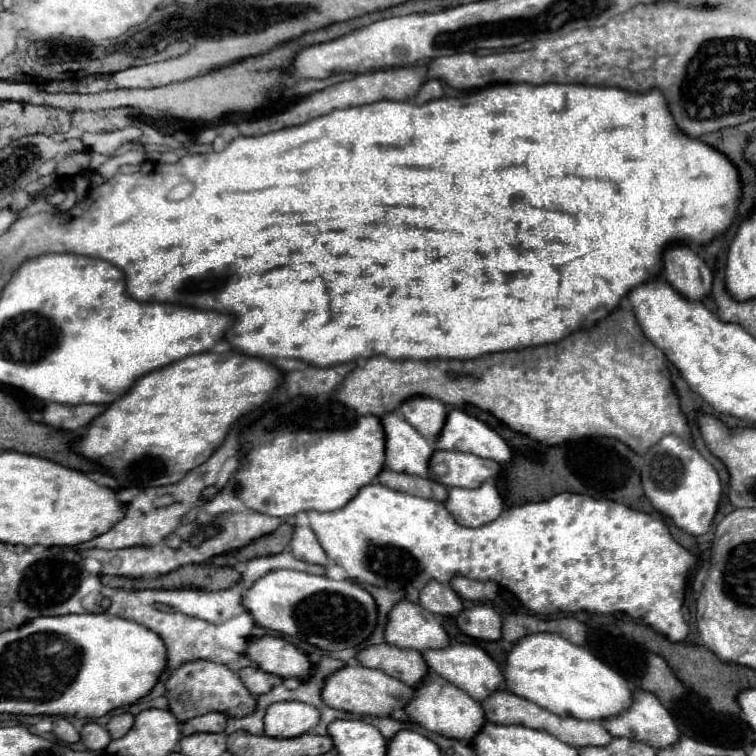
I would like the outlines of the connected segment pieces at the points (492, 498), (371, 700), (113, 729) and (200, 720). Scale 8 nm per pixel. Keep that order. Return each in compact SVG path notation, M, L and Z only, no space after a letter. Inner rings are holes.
M487 480L475 490L451 488L445 506L461 526L471 528L489 524L503 512L503 500L493 480Z
M345 666L325 682L321 696L329 708L345 710L359 716L383 718L383 716L391 716L393 710L403 710L407 706L407 700L411 700L411 688L401 680L395 680L379 670L371 670L365 666L361 668Z
M123 712L123 714L117 714L109 720L109 724L105 726L109 730L109 734L113 738L119 738L119 736L125 736L129 730L131 730L131 724L133 724L133 716L129 712Z
M209 712L209 714L187 720L181 726L181 732L183 732L183 736L191 736L191 734L197 734L197 732L225 732L225 726L227 726L225 714Z

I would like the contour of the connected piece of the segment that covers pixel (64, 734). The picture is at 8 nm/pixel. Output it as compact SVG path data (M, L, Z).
M65 718L55 720L53 732L55 732L55 736L57 736L59 740L63 740L63 742L79 742L79 732L77 732L77 730L73 728L73 724L71 724L69 720L65 720Z

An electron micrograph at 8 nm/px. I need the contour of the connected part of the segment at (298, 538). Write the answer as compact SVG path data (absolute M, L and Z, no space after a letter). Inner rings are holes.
M295 526L293 538L291 538L291 552L295 558L309 562L309 564L327 564L327 554L323 552L315 532L309 526Z

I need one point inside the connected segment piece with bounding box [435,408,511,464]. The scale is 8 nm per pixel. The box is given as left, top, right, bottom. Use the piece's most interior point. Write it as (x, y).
(461, 432)

